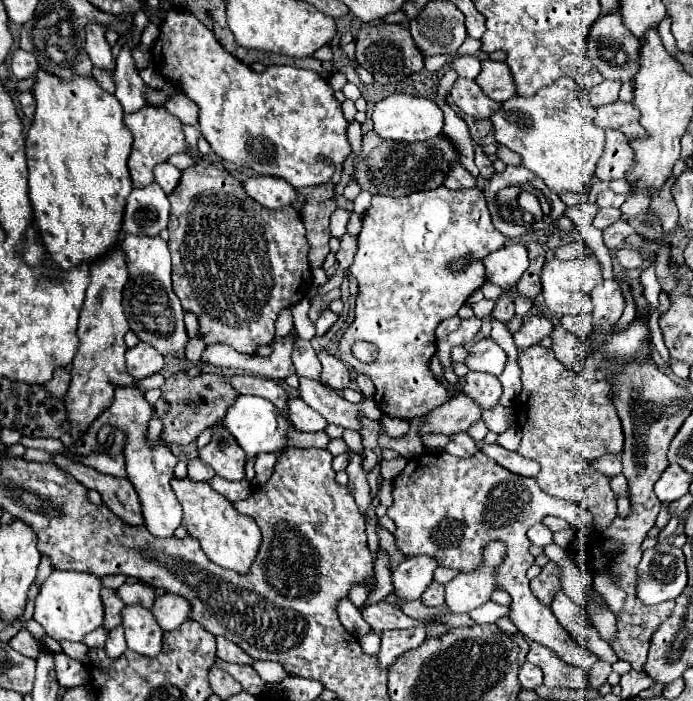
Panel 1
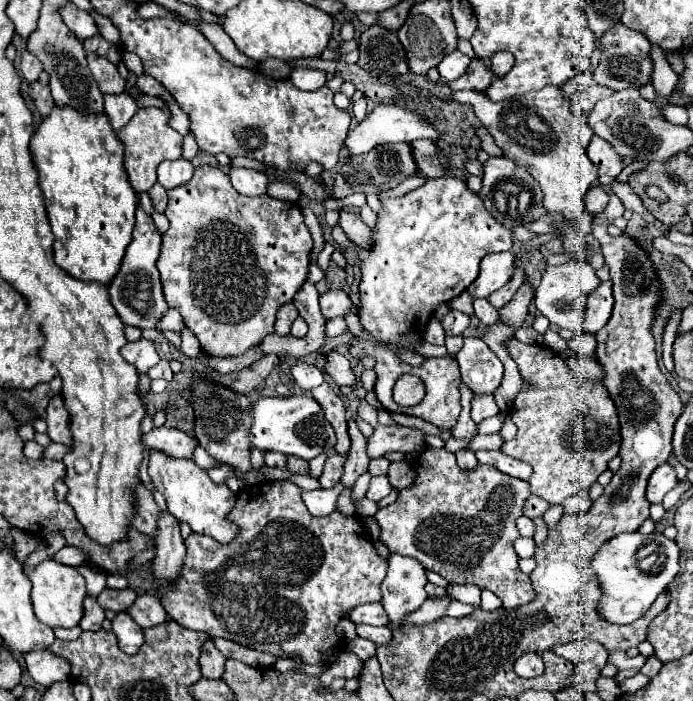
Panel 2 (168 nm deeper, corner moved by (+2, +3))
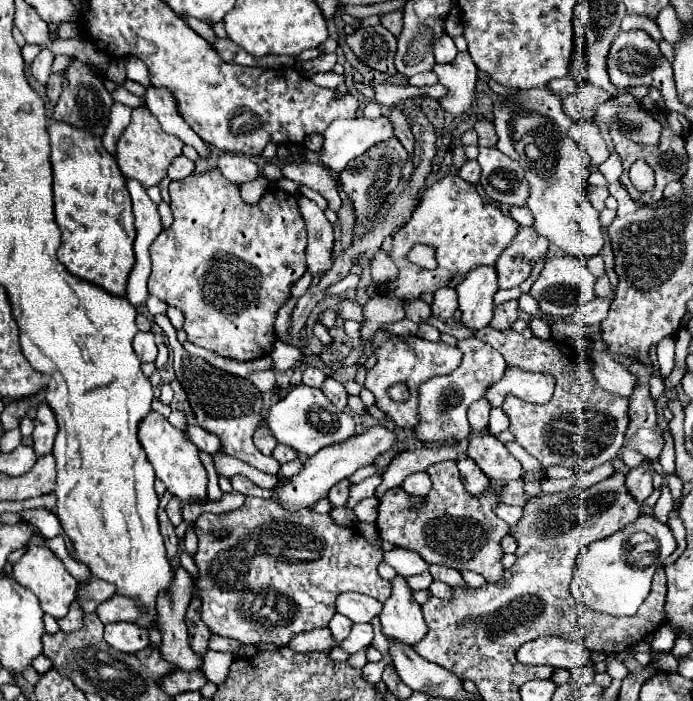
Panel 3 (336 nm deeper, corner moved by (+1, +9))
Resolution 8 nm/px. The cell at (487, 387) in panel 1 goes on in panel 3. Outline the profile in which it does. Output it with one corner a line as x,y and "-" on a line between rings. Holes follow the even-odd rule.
480,399
472,403
468,409
468,421
472,431
484,431
488,427
488,413
490,413
490,403
486,399

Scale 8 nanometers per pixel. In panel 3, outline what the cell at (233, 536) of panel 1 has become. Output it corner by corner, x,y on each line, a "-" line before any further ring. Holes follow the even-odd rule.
150,411
138,425
138,441
142,449
146,451
148,461
154,467
156,477
166,485
166,489
180,497
182,501
190,503
206,503
206,485
208,485
208,475
204,471
204,465
198,457
198,449
194,443
188,443
184,439
184,433
178,431
168,423
166,417
162,417
156,411

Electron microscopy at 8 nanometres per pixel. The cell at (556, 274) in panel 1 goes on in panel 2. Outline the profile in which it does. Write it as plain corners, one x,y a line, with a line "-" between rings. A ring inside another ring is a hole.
569,261
563,265
547,265
541,285
535,291
535,307
543,313
553,325
579,331
583,321
583,309
587,305
587,295
599,285
595,269
587,261

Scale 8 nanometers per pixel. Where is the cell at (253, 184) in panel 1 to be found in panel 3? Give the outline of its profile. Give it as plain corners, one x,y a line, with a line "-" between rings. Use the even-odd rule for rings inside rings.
220,153
218,155
218,169
228,181
232,181
236,185
252,181
260,175
258,165
252,159
238,155
238,153

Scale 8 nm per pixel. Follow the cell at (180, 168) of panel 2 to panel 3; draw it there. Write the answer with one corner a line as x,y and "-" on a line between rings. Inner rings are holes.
180,155
172,161
172,165
168,169
168,177
170,179
186,179
188,175
192,175
192,171
194,171
194,161

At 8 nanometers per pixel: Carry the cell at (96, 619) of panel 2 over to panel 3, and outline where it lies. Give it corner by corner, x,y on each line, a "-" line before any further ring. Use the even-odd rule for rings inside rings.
74,601
68,615
64,619
58,619
58,625
62,631
78,631
82,627
82,617
84,617
84,613
80,609
80,603

